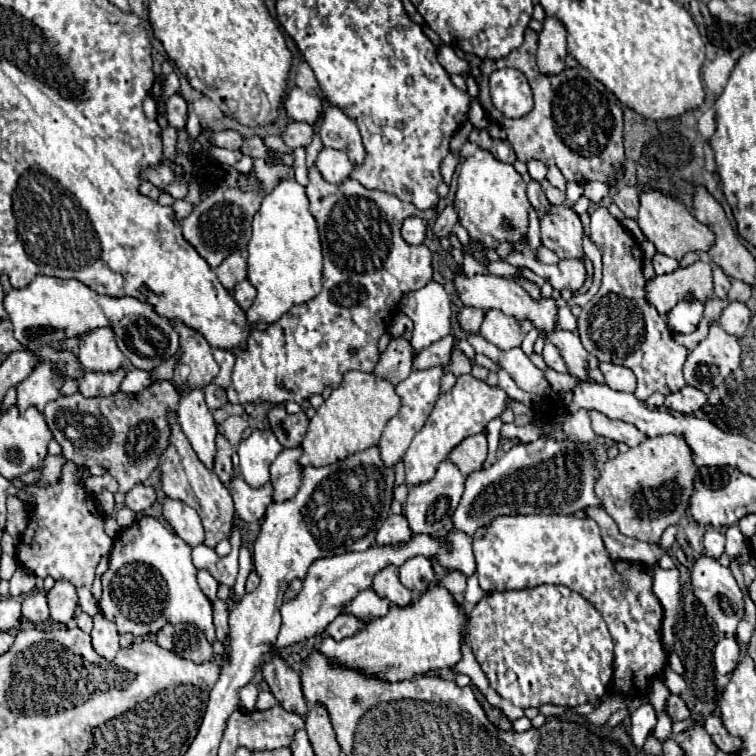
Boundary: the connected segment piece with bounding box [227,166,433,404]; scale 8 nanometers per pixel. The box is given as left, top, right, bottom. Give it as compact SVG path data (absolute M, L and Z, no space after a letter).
M315 166L309 168L309 184L307 184L307 198L311 202L311 214L313 218L317 220L317 226L319 226L319 234L321 234L321 246L323 246L323 290L321 294L317 294L313 300L305 302L305 304L299 304L299 306L293 306L287 314L283 314L277 322L269 324L269 328L265 332L259 332L255 328L251 328L251 334L247 338L247 348L245 350L235 350L235 356L237 356L237 362L235 362L235 368L233 368L233 376L231 376L231 386L227 388L227 396L229 396L229 402L237 404L239 402L271 402L271 404L283 404L287 400L293 400L297 404L301 404L303 400L311 398L313 394L321 394L325 386L331 386L331 388L337 388L343 374L347 370L363 370L363 372L371 372L379 360L379 338L381 334L385 332L387 328L387 322L389 318L393 316L399 309L397 304L402 299L403 294L409 291L417 291L422 288L431 280L431 252L425 248L425 246L411 246L407 244L403 238L401 238L401 224L405 218L413 216L413 214L421 214L413 204L405 204L401 202L399 198L391 196L391 194L385 194L381 190L367 190L363 188L357 180L343 180L341 184L331 184L331 182L325 182L319 174L319 170Z

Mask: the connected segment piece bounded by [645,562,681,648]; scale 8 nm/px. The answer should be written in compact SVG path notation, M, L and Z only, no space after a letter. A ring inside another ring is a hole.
M647 564L645 566L647 574L653 580L653 594L659 598L665 610L665 620L663 620L663 642L667 648L673 648L673 614L679 608L679 572L675 568L663 570L659 564Z

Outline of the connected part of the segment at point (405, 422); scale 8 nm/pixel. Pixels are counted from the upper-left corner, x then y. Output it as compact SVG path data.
M429 368L429 370L413 370L409 374L407 380L403 380L401 384L395 386L399 398L401 398L401 408L399 412L387 422L383 436L381 436L381 456L385 460L387 466L395 466L395 462L405 454L409 442L413 440L413 436L423 428L429 412L435 406L435 400L439 396L439 380L443 376L443 368Z

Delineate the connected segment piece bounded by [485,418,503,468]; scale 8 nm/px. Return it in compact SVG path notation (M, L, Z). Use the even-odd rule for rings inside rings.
M493 418L487 424L487 440L489 440L489 456L485 460L485 468L489 468L495 460L497 460L497 448L499 448L499 430L501 430L503 422L501 418Z

